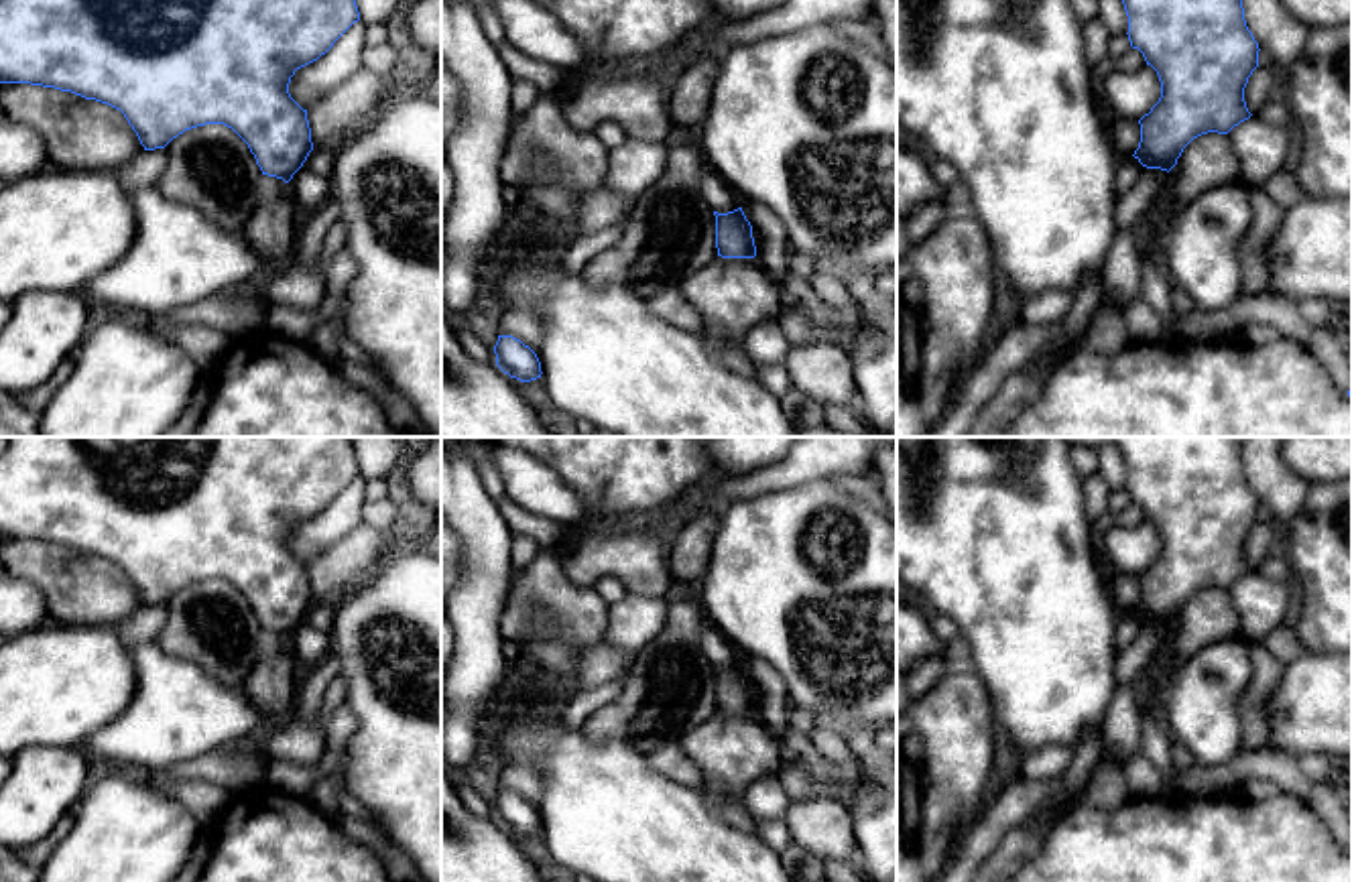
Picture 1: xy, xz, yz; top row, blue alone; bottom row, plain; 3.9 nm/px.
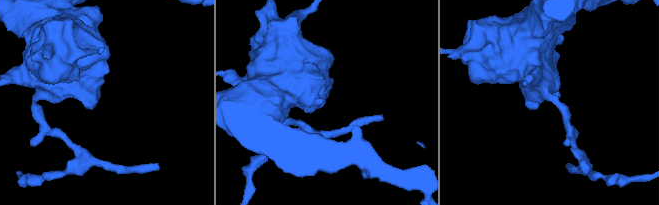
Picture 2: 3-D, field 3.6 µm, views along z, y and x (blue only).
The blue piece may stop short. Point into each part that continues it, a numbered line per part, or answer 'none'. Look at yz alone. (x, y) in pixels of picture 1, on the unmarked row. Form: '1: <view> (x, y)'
none

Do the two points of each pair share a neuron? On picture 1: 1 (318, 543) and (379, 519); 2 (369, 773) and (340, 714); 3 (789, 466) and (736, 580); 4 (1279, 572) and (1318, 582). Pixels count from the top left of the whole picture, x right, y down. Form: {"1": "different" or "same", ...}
{"1": "different", "2": "different", "3": "different", "4": "different"}

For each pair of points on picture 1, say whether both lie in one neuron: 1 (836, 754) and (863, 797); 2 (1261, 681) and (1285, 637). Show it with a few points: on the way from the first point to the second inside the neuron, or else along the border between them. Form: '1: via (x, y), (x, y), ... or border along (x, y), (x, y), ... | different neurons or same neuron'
1: border along (820, 757), (840, 767), (863, 765) | different neurons
2: border along (1261, 643), (1283, 665) | different neurons

